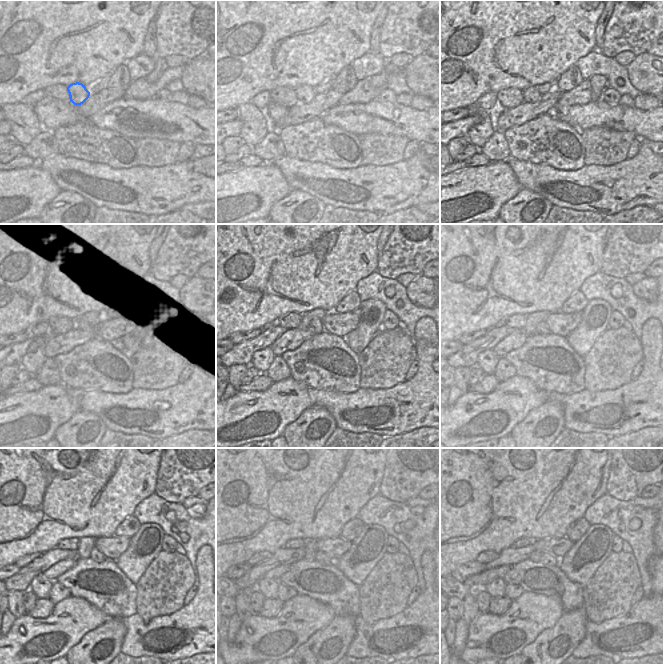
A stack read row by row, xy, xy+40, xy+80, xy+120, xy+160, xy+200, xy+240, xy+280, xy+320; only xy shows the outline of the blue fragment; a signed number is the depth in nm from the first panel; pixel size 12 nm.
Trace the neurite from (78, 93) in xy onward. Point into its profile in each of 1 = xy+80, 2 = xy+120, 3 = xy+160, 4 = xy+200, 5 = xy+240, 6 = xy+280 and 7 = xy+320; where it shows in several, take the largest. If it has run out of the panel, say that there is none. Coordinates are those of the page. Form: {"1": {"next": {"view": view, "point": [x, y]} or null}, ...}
{"1": {"next": {"view": "xy+80", "point": [530, 95]}}, "2": {"next": {"view": "xy+120", "point": [83, 323]}}, "3": {"next": {"view": "xy+160", "point": [316, 326]}}, "4": {"next": {"view": "xy+200", "point": [542, 329]}}, "5": {"next": {"view": "xy+240", "point": [96, 555]}}, "6": {"next": {"view": "xy+280", "point": [322, 558]}}, "7": {"next": {"view": "xy+320", "point": [545, 558]}}}

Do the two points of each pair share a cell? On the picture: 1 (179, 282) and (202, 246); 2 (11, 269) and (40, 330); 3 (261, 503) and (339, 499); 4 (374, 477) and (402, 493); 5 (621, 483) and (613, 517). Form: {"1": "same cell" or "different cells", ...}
{"1": "different cells", "2": "different cells", "3": "same cell", "4": "different cells", "5": "different cells"}

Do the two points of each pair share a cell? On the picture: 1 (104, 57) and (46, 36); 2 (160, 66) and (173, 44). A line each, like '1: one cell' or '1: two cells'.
1: one cell
2: two cells

